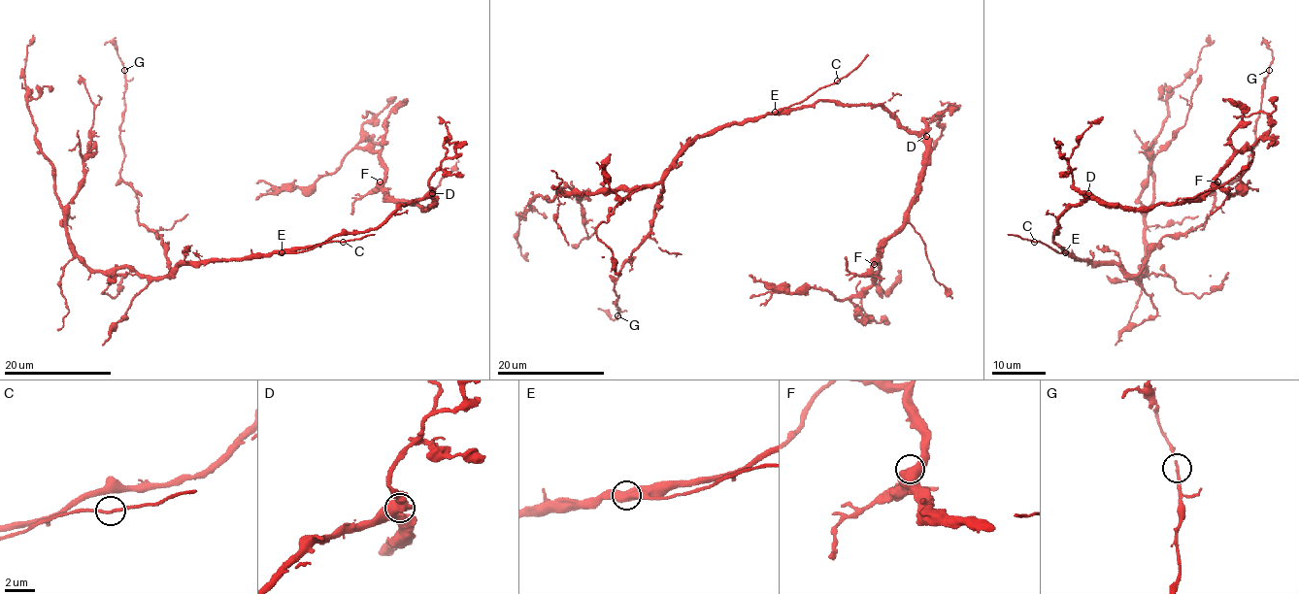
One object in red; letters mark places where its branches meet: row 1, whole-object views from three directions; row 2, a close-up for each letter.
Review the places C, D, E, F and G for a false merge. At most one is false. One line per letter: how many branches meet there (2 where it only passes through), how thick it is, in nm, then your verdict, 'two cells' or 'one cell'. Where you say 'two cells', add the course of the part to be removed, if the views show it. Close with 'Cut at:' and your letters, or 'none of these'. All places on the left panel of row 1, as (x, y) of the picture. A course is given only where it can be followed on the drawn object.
C: branches 2; calibre 190 nm; one cell
D: branches 1; calibre 900 nm; one cell
E: branches 2; calibre 600 nm; one cell
F: branches 2; calibre 600 nm; one cell
G: branches 2; calibre 150 nm; one cell
Cut at: none of these

